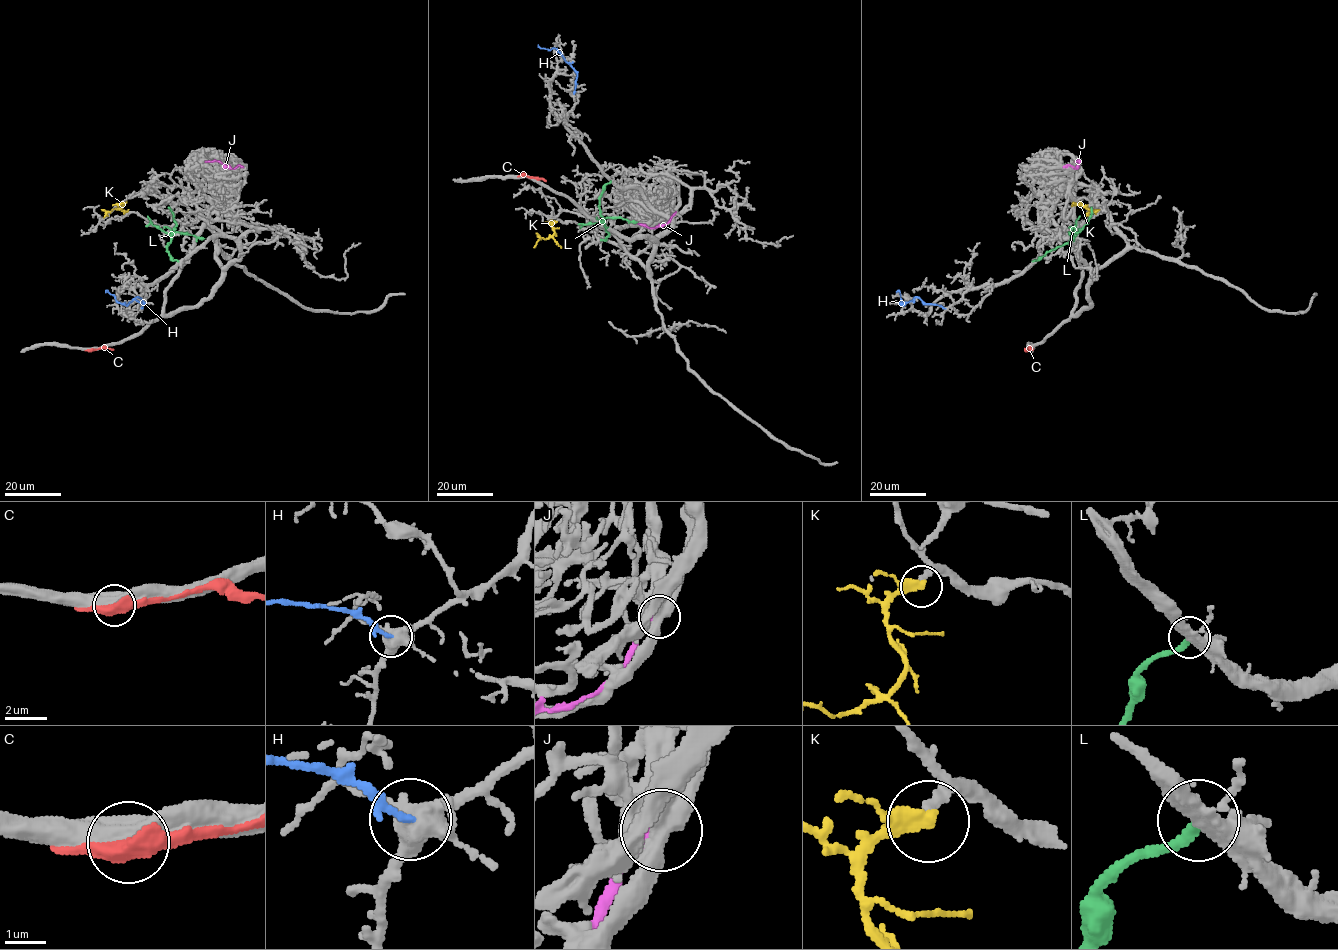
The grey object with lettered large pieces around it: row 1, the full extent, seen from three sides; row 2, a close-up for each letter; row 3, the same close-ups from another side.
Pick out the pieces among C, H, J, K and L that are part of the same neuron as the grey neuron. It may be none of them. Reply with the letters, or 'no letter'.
K

